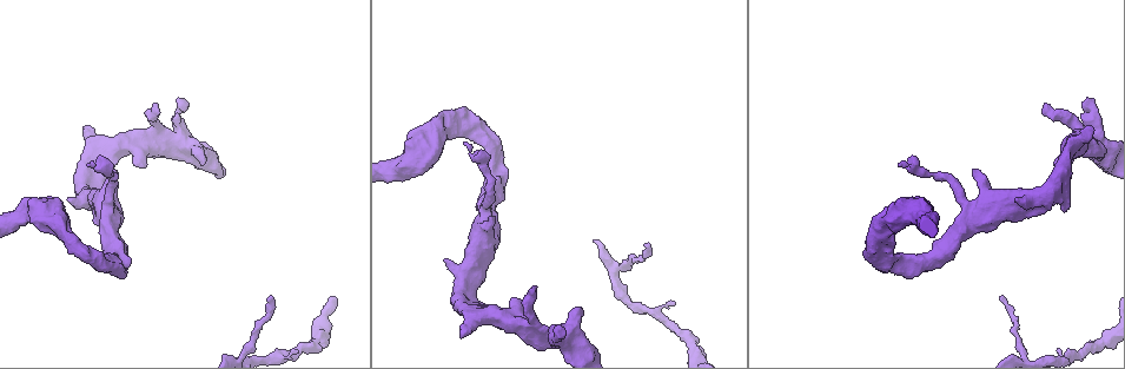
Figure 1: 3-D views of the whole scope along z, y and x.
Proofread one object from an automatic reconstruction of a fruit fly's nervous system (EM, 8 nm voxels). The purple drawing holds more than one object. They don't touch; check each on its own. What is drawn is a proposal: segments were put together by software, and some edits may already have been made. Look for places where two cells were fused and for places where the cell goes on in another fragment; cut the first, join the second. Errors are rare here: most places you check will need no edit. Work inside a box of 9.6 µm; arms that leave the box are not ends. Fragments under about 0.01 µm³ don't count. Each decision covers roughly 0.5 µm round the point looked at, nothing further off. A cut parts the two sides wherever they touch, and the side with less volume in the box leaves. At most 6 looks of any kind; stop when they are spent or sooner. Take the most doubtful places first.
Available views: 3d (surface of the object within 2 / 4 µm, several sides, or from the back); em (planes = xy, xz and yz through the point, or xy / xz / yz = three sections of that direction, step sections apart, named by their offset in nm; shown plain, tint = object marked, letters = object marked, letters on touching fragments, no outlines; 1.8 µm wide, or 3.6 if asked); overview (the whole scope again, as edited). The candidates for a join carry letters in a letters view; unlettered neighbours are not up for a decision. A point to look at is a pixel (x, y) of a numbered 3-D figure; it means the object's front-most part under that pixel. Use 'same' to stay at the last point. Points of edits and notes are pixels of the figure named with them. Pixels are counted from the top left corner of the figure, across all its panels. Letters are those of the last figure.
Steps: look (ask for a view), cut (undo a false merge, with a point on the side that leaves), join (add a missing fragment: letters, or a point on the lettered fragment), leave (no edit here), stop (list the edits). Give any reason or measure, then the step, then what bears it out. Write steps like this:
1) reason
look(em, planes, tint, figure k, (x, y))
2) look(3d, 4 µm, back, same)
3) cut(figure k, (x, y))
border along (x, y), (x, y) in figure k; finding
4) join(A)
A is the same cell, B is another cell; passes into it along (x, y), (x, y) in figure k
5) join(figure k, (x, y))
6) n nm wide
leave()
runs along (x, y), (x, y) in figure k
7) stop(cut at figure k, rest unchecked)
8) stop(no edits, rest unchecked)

an open end
look(em, xz, step 16, tint, figure 1, (159, 111))

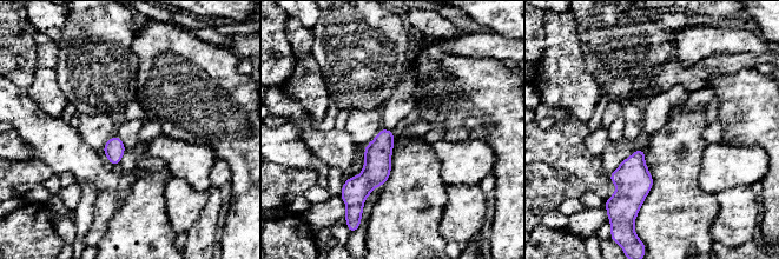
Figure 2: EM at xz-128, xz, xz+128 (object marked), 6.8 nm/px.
another direction
look(em, planes, letters, same)

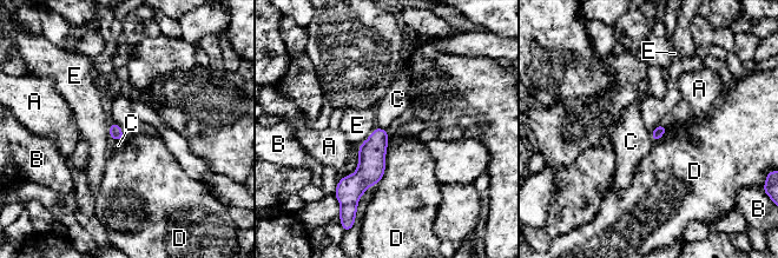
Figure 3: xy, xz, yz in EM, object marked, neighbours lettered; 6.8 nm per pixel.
leave()
A, B, C, D and E are other cells; border along (124, 137), (111, 140) in figure 3; none of them fits

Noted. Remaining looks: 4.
thin end
look(3d, 2 µm, figure 1, (648, 242))

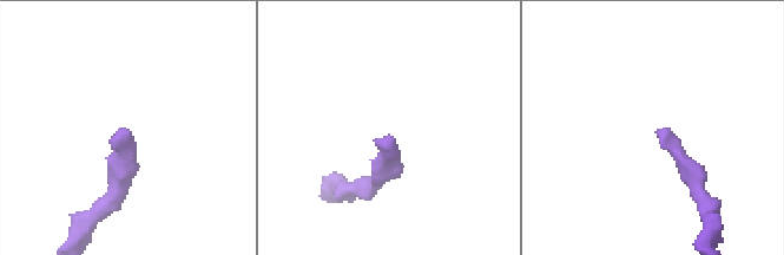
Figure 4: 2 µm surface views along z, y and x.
look(em, xy, step 4, plain, figure 4, (655, 131))

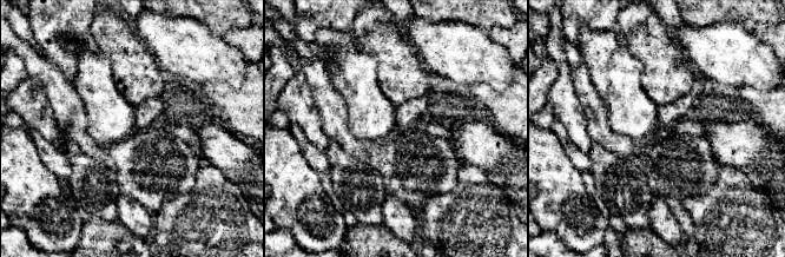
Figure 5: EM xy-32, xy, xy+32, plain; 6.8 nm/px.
look(em, xy, step 4, letters, same)

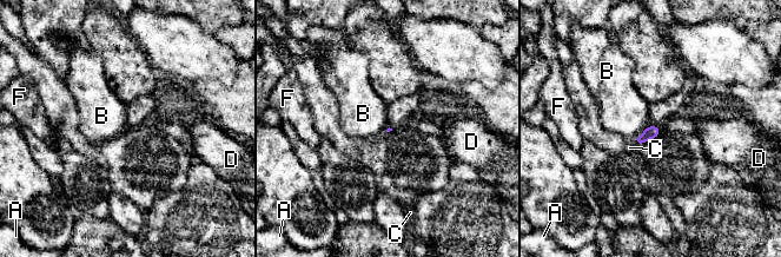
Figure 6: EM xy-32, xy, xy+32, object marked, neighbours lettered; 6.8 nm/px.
B touches over 140 nm
leave()
A, B, C, D and F are other cells; border along (649, 124), (636, 139) in figure 6; no lettered fragment goes on from it

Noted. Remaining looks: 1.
stop(no edits, rest unchecked)

